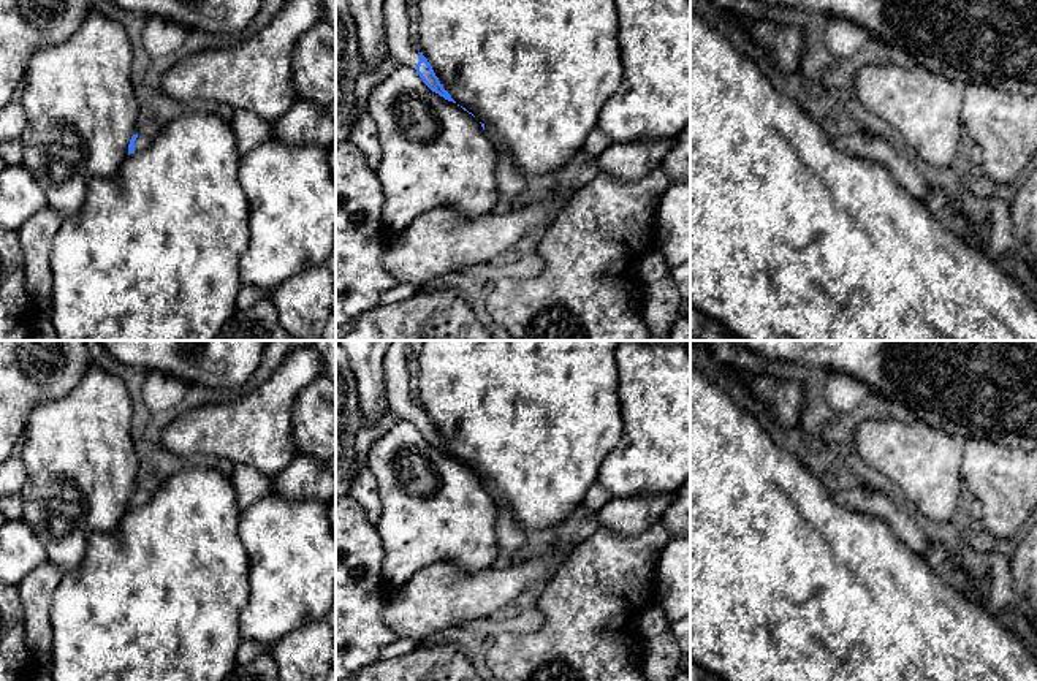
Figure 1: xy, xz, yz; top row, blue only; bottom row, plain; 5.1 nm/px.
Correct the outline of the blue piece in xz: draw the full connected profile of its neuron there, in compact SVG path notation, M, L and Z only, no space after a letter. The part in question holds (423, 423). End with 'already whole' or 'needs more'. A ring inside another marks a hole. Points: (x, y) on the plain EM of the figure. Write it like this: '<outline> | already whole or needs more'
M391 340L385 356L383 371L388 407L399 420L412 421L432 447L439 448L448 456L456 458L440 439L423 407L416 407L412 402L408 367L405 361L407 348L408 340Z | needs more

